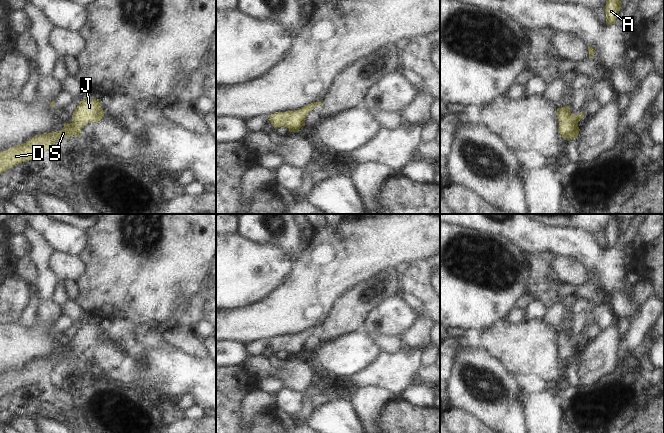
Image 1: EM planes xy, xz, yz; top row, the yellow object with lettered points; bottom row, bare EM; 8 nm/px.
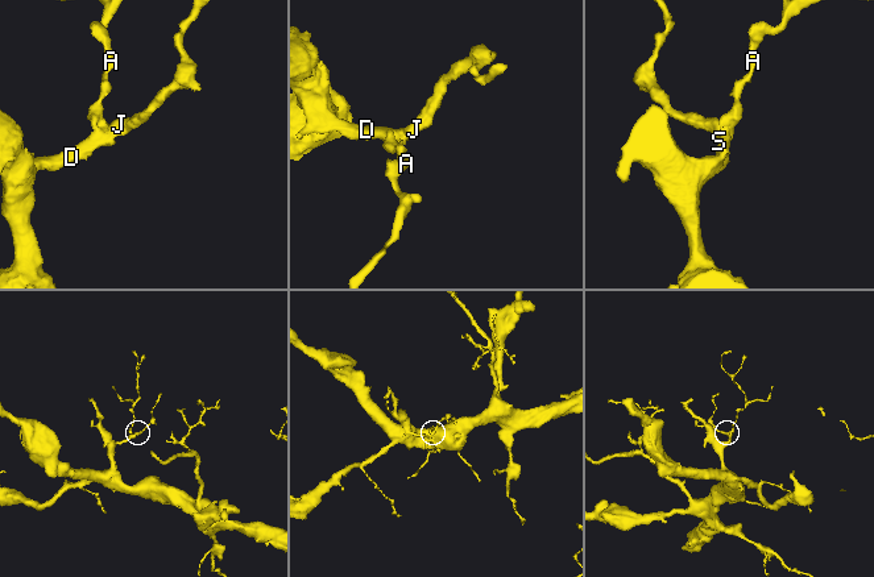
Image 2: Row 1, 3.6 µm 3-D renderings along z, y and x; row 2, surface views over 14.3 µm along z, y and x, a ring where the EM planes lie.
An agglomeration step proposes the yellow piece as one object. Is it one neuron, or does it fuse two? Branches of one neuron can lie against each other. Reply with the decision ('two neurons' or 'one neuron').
one neuron

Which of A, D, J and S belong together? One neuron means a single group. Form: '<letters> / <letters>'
A D J S

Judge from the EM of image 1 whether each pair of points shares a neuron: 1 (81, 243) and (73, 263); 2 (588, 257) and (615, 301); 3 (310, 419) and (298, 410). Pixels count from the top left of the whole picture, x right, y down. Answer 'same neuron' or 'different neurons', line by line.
1: different neurons
2: different neurons
3: different neurons

